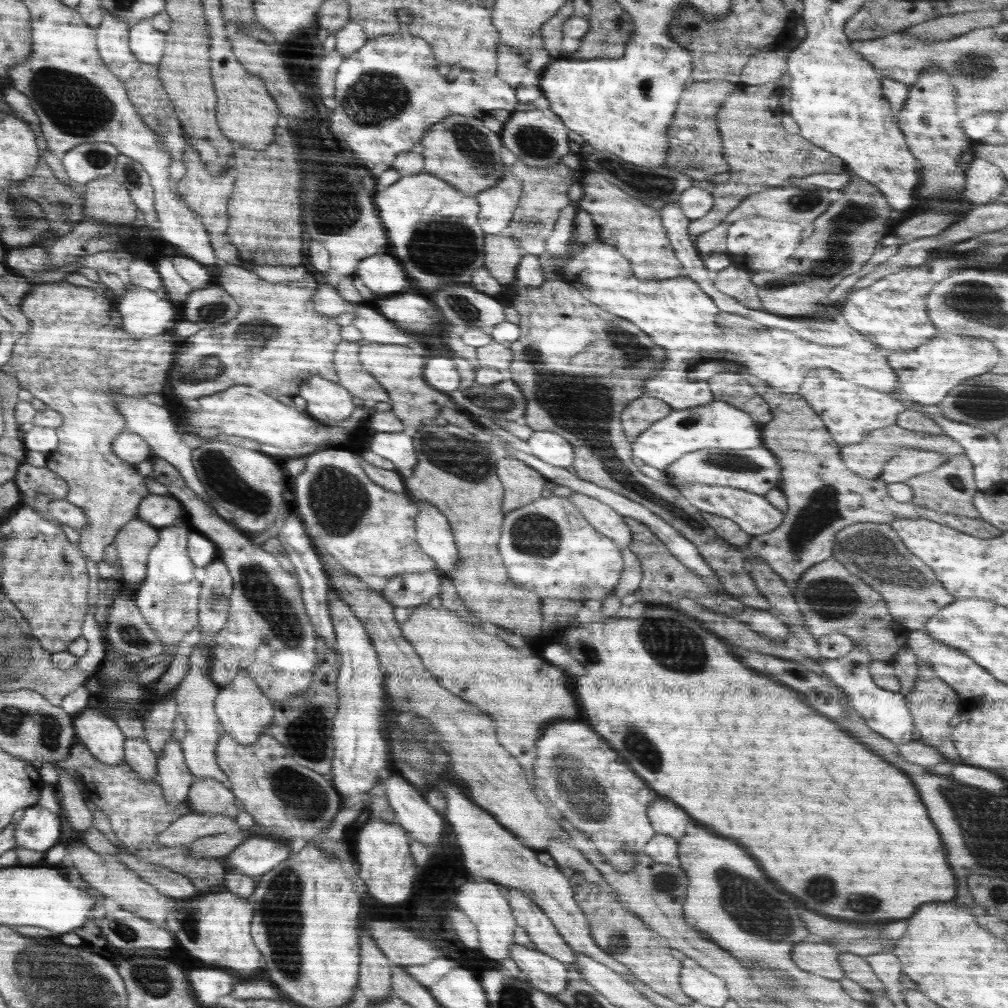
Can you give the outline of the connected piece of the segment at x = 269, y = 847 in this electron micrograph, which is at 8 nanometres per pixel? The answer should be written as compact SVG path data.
M253 836L224 856L224 870L259 880L264 874L289 859L290 847L267 836Z

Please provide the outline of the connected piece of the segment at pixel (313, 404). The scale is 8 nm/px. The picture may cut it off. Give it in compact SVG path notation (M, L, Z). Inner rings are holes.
M320 375L302 381L297 396L307 400L306 412L321 422L343 421L354 412L352 395L339 383L330 382Z

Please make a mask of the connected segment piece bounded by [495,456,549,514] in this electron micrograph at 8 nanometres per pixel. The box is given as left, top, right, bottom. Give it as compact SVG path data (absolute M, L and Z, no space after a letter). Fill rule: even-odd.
M499 456L495 469L503 484L501 509L505 514L542 498L542 490L549 485L545 476L515 459Z

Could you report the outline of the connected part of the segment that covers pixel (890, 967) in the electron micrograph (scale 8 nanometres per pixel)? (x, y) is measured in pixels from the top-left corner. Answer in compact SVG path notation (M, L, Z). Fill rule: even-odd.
M881 952L880 954L869 954L864 959L876 973L876 976L885 984L884 994L893 1004L904 1004L903 986L901 969L898 957L890 952Z

